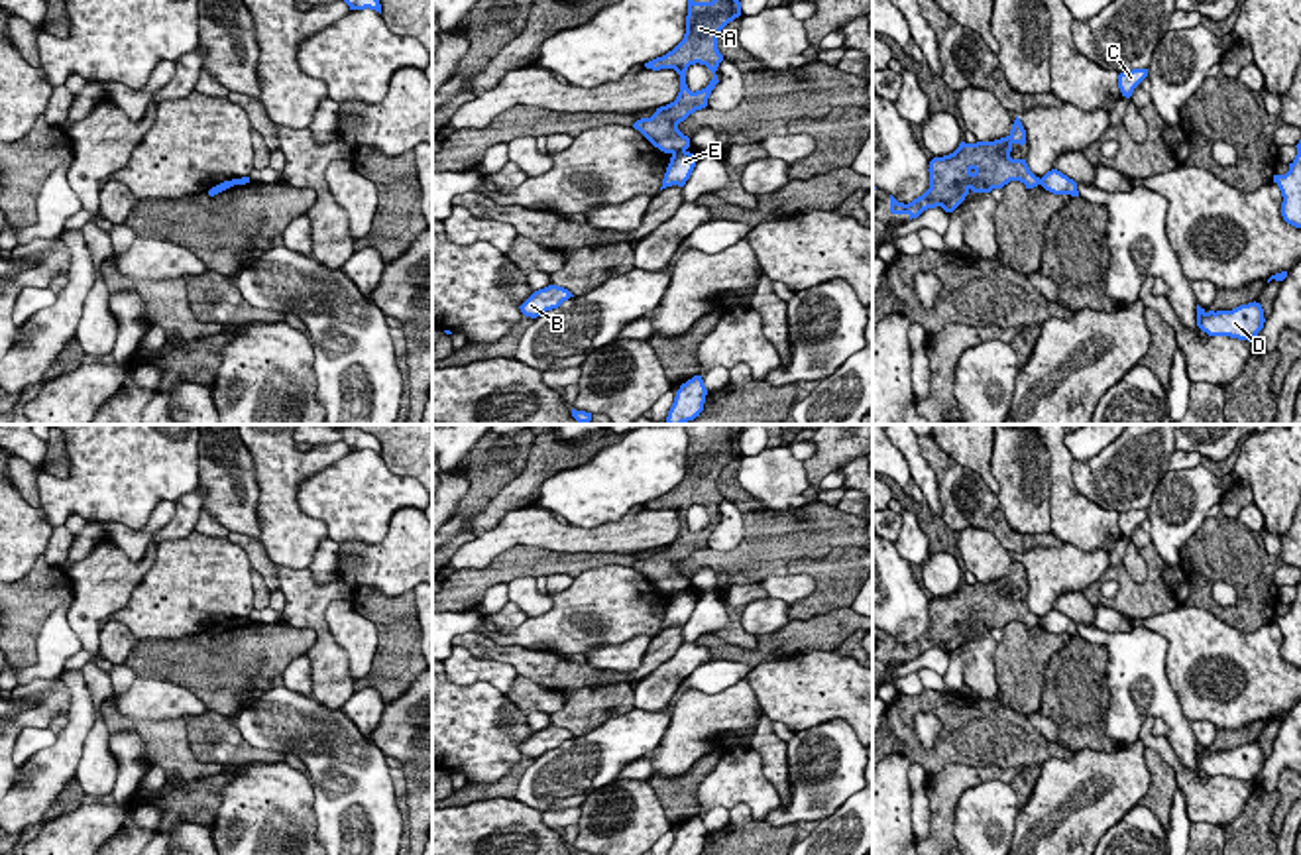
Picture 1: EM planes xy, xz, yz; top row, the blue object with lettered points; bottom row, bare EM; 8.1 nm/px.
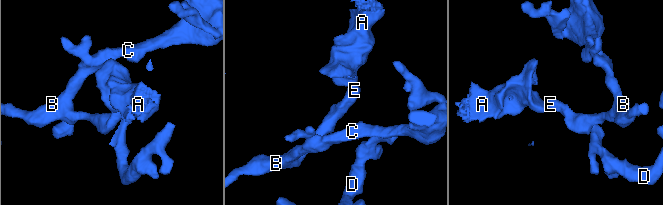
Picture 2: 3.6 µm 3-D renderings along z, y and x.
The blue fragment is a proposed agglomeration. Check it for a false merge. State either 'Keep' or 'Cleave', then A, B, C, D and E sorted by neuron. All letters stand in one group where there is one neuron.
Cleave. Groups: A / B C D E

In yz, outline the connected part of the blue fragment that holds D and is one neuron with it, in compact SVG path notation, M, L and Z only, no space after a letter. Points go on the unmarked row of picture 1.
M1260 743L1240 745L1232 751L1205 751L1197 745L1197 767L1209 776L1230 776L1238 780L1256 780L1264 769L1264 749Z

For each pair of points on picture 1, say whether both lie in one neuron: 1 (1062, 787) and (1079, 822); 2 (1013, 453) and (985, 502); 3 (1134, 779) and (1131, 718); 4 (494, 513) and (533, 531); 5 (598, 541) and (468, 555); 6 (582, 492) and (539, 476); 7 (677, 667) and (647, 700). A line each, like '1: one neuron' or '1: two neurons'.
1: one neuron
2: two neurons
3: two neurons
4: two neurons
5: one neuron
6: two neurons
7: one neuron

